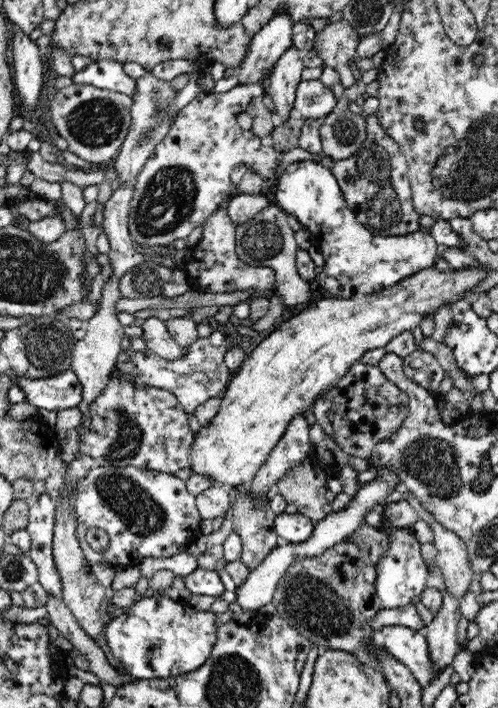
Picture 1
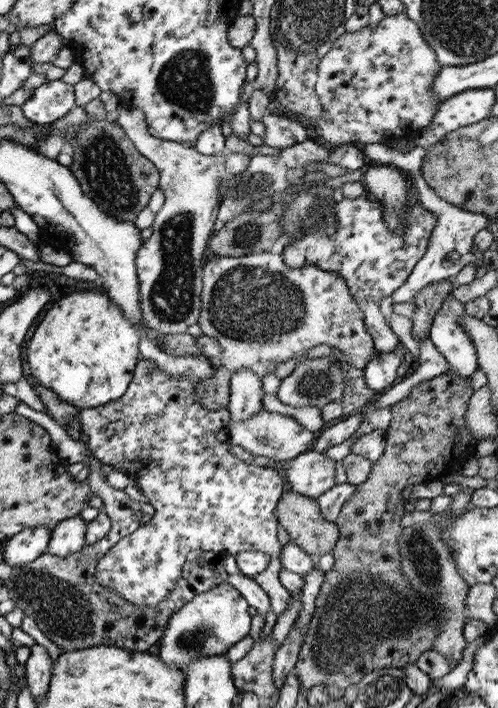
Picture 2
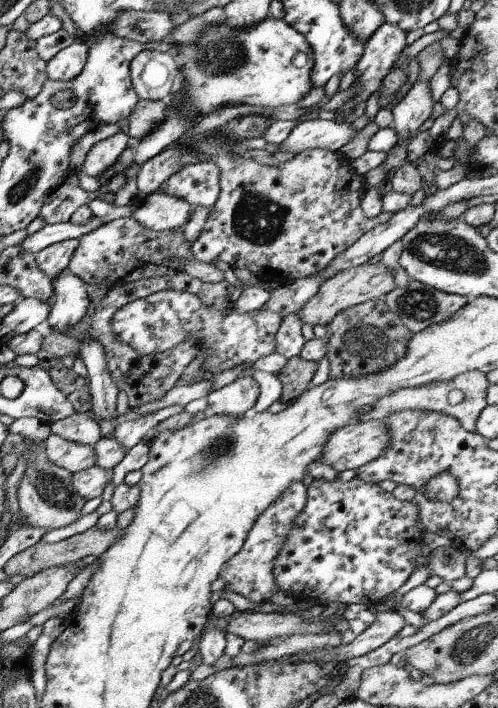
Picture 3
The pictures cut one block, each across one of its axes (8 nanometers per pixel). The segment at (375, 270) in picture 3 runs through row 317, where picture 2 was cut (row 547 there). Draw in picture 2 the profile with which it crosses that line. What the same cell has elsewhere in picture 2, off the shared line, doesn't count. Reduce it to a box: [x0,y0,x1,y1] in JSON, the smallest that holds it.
[273,488,339,558]

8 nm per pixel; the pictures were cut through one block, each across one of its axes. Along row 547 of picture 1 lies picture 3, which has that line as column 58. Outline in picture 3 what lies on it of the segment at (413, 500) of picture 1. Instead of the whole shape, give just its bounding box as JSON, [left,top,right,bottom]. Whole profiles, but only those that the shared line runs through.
[43,434,95,474]

